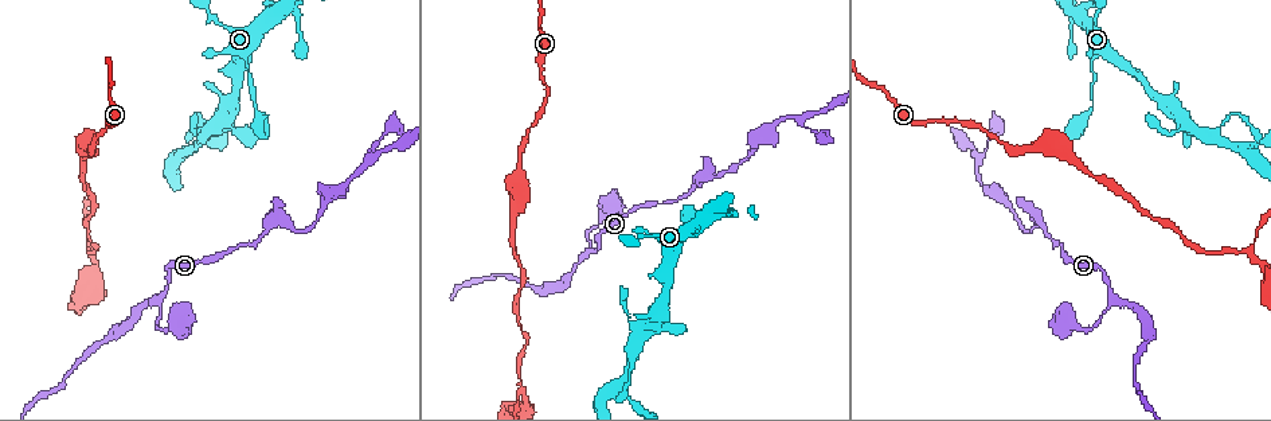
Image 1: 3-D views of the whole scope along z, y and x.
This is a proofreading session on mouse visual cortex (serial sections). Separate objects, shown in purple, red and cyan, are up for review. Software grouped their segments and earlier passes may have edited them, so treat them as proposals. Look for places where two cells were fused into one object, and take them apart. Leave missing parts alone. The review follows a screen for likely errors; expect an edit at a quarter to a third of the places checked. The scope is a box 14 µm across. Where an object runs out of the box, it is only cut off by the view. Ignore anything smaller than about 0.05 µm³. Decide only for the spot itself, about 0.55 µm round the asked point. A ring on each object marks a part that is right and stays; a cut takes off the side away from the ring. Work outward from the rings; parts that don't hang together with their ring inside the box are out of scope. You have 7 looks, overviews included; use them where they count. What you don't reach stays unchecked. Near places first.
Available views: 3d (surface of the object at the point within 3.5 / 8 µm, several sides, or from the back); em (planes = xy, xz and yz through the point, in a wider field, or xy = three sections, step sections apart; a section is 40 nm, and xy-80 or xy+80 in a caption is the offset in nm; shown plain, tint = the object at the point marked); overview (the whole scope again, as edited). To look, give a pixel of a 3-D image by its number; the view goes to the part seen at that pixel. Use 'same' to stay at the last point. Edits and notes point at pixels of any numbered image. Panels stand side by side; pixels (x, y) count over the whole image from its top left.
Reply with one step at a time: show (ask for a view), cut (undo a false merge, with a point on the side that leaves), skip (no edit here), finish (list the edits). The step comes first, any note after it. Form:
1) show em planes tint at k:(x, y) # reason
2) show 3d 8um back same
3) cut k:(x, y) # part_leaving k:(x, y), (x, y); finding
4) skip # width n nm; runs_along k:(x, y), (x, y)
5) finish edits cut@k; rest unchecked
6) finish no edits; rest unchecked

show 3d 3.5um at 1:(587, 252) # three-way junction

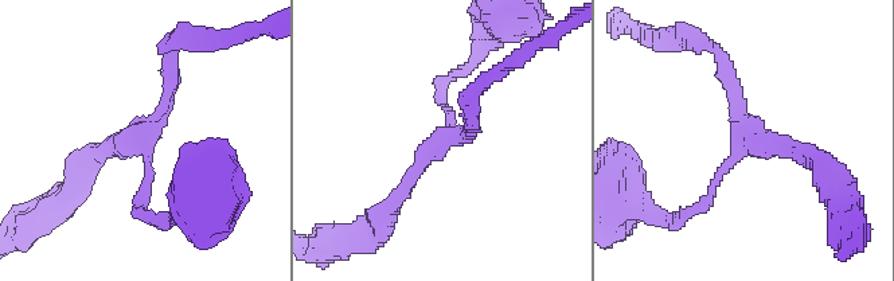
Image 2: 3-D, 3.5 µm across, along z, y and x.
show em xy step 5 tint at 2:(745, 136) # arms 3; arm_widths 100, 200, 200 nm

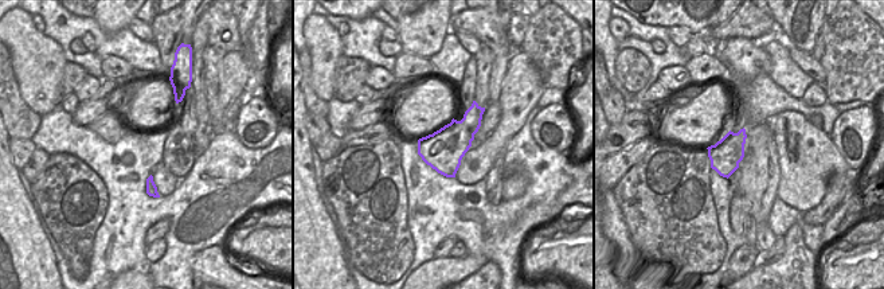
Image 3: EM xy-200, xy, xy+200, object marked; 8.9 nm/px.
skip # runs_along 2:(170, 55), (141, 209); one cell here

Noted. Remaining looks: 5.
show 3d 8um at 1:(520, 385)

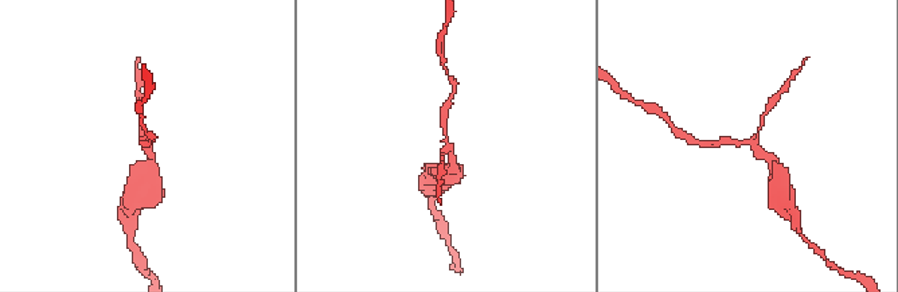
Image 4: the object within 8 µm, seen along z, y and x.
show 3d 3.5um at 4:(446, 147) # zoom in

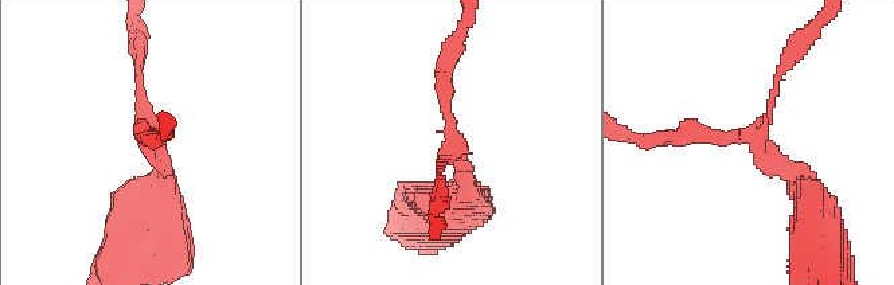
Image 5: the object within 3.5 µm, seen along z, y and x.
show em xy step 2 tint at 5:(451, 143) # arms 3; arm_widths 100, 200, 200 nm; shape alone is not enough

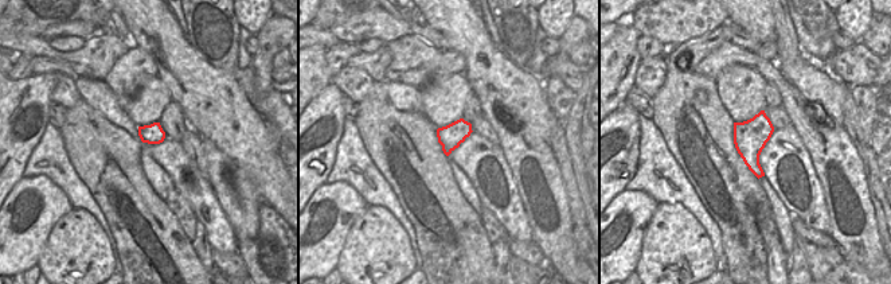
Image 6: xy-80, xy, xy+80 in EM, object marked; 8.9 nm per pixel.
cut 5:(780, 70) # a second cell is stuck on

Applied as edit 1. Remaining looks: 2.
show 3d 3.5um at 1:(1037, 218)

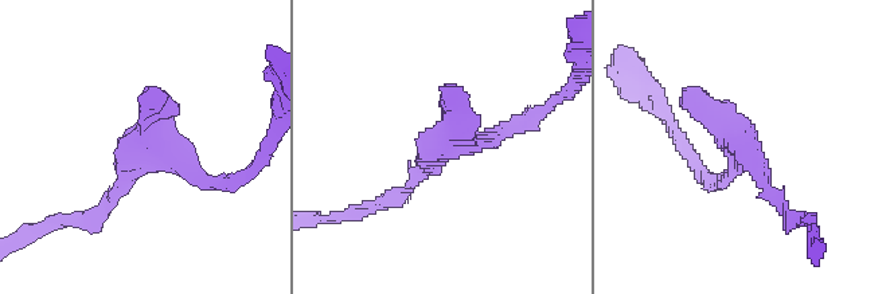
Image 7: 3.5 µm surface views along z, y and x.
show em planes tint at 7:(144, 146)

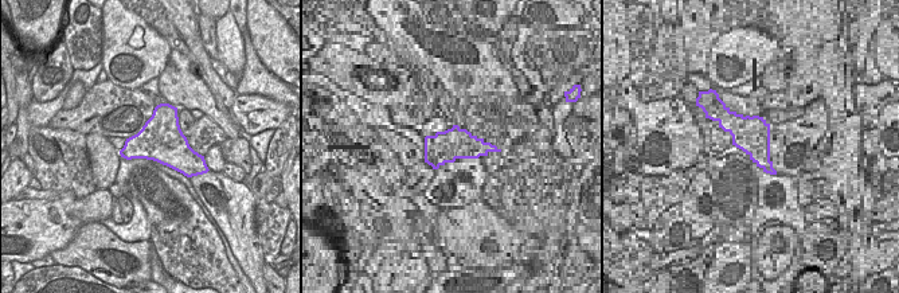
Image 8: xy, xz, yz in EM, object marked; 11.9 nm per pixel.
skip # runs_along 7:(406, 188), (438, 146), (522, 122); one cell here

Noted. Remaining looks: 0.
finish edits cut@5; rest unchecked

